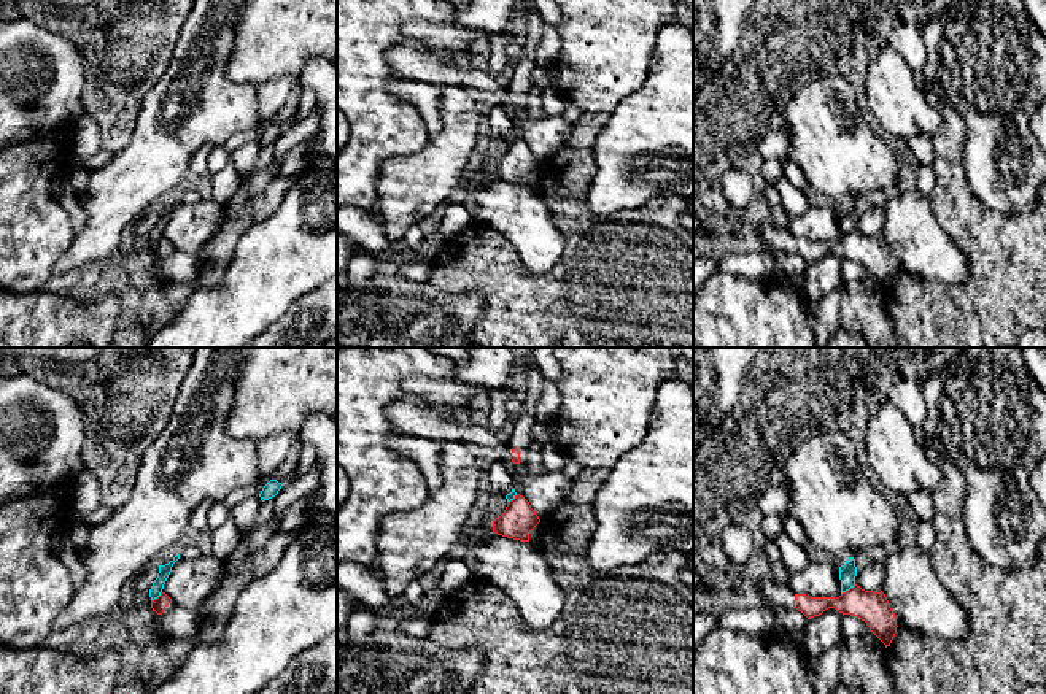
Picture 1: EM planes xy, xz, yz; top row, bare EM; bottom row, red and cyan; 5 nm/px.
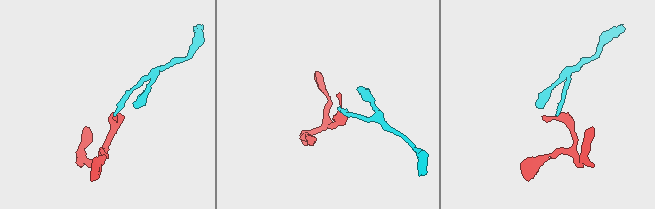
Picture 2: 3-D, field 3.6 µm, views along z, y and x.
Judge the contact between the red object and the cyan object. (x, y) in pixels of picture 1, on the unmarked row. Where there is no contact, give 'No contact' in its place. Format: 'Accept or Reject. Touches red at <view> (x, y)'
Reject. Touches red at yz (849, 234)

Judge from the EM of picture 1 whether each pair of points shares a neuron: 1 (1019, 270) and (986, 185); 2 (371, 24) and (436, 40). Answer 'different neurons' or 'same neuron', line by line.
1: different neurons
2: different neurons

